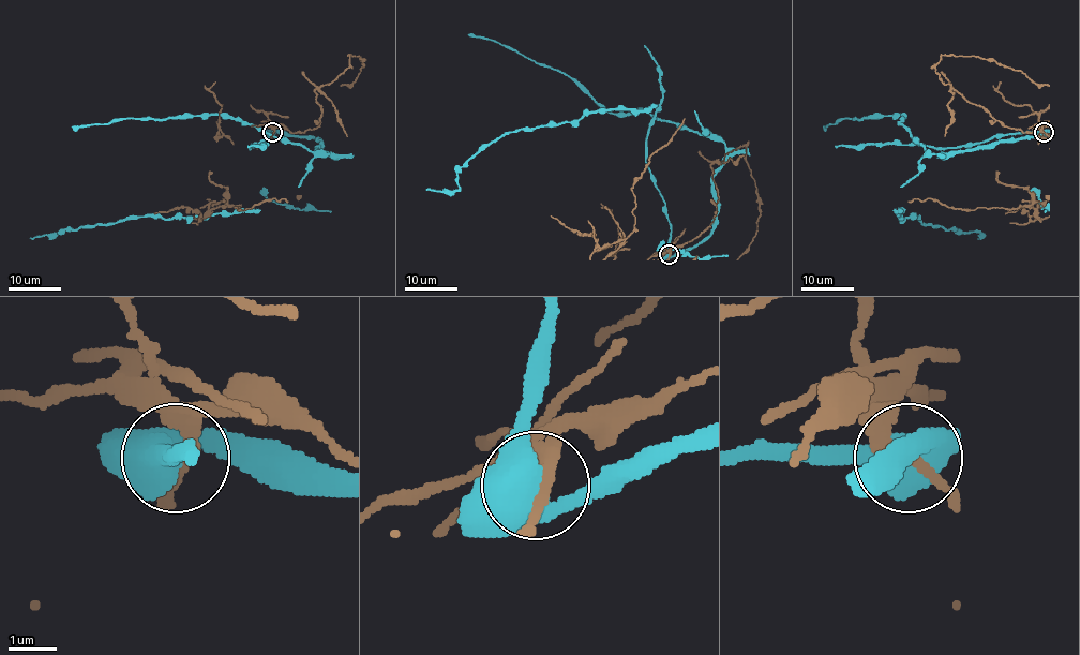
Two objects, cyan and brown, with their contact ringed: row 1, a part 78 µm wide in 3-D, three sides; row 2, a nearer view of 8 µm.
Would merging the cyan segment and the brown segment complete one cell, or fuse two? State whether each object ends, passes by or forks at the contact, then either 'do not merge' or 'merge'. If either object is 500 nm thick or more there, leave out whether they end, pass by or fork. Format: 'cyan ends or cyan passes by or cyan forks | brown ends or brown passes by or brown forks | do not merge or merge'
do not merge

